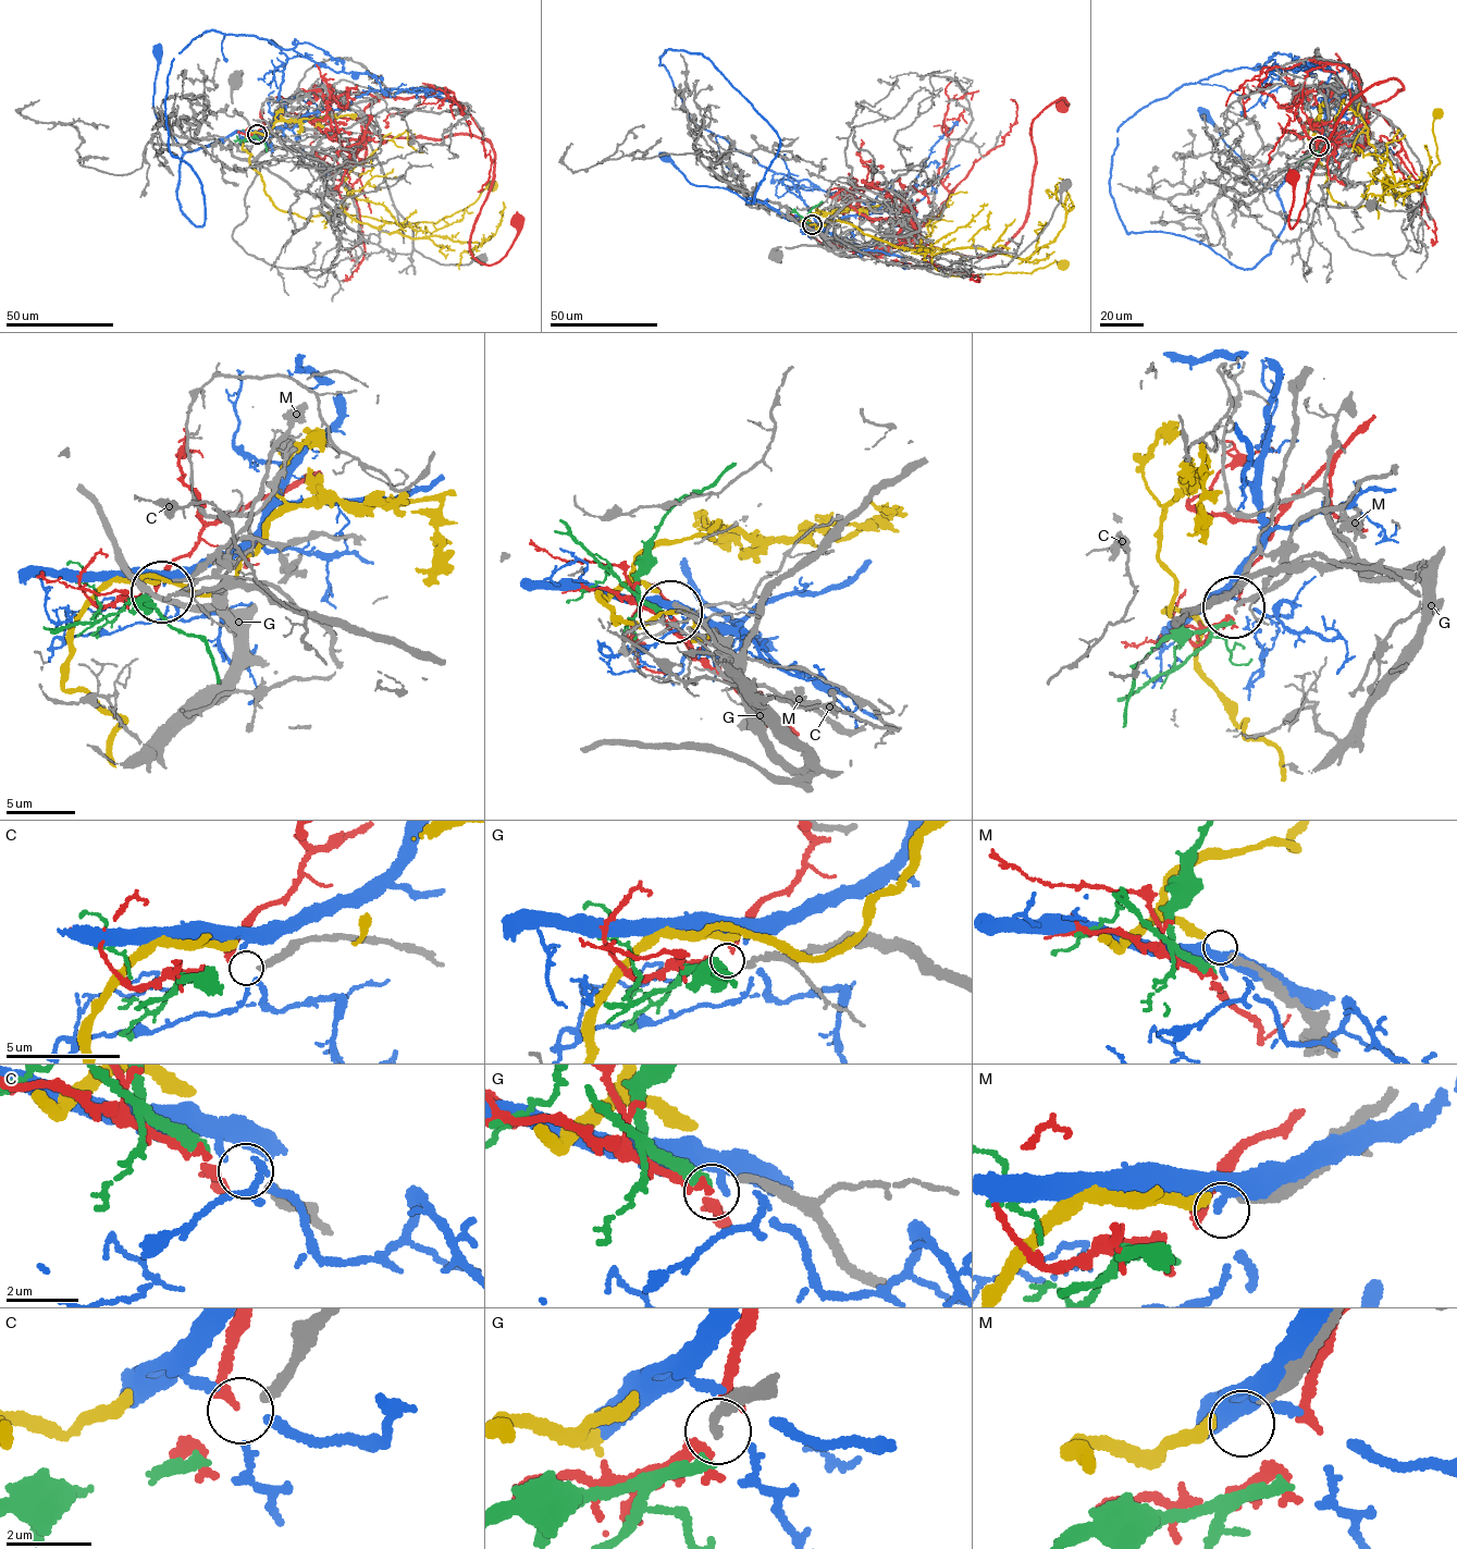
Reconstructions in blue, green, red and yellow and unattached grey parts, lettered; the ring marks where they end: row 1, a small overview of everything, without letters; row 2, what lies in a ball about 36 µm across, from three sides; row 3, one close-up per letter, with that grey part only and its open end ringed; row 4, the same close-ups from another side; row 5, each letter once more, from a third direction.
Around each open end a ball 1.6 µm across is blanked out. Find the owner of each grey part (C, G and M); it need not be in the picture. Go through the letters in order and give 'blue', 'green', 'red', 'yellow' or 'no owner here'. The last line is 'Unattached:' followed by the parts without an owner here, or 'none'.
C: no owner here
G: green
M: yellow
Unattached: C

